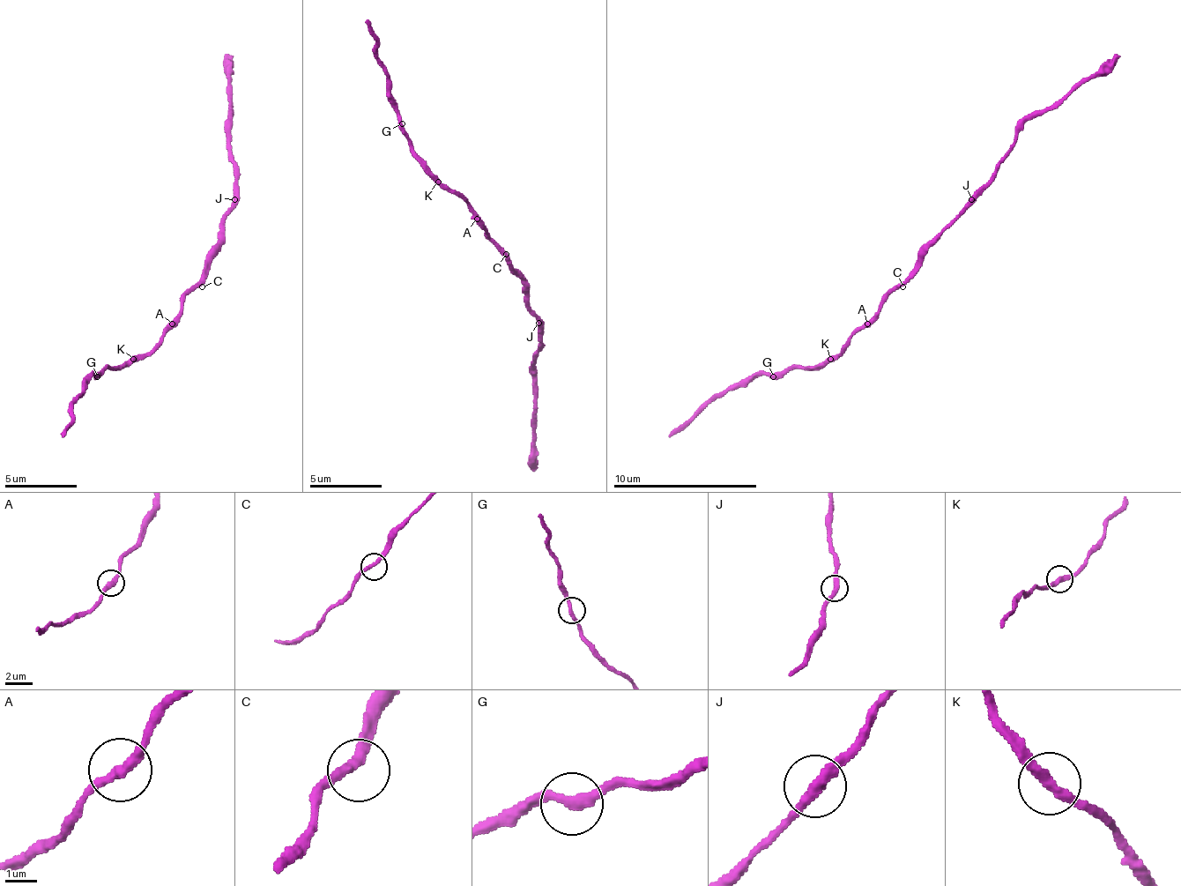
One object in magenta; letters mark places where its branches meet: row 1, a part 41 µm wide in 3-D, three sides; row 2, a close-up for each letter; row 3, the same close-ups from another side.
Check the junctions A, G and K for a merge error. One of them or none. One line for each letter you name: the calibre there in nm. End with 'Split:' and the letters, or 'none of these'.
Split: none of these

